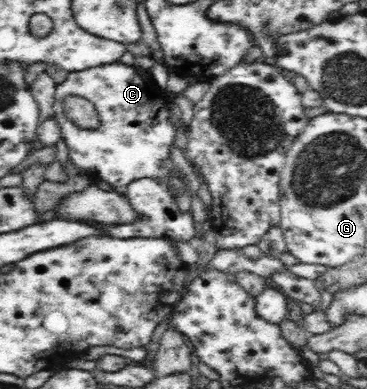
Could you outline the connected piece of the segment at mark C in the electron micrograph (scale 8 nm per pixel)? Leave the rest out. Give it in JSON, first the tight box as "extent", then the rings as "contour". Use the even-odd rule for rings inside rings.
{"extent":[52,62,176,195],"contour":[[[118,62],[68,73],[66,80],[55,88],[52,120],[59,124],[61,138],[65,139],[66,146],[68,146],[69,160],[78,170],[94,176],[97,181],[103,180],[106,184],[111,184],[118,194],[129,195],[125,189],[134,180],[151,177],[168,181],[170,176],[176,174],[176,165],[170,159],[170,148],[174,144],[176,130],[170,122],[169,103],[170,99],[167,99],[164,90],[154,83],[154,78],[148,69]],[[70,94],[82,96],[94,104],[100,118],[100,126],[95,129],[84,129],[66,118],[63,100]]]}

